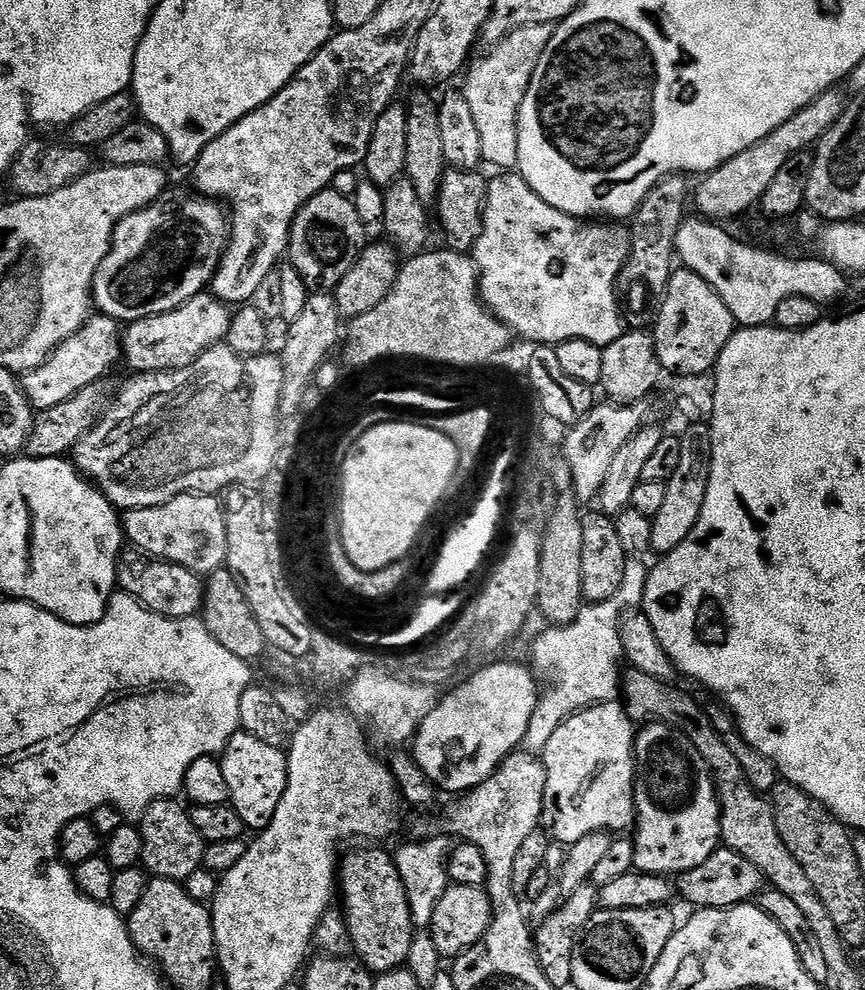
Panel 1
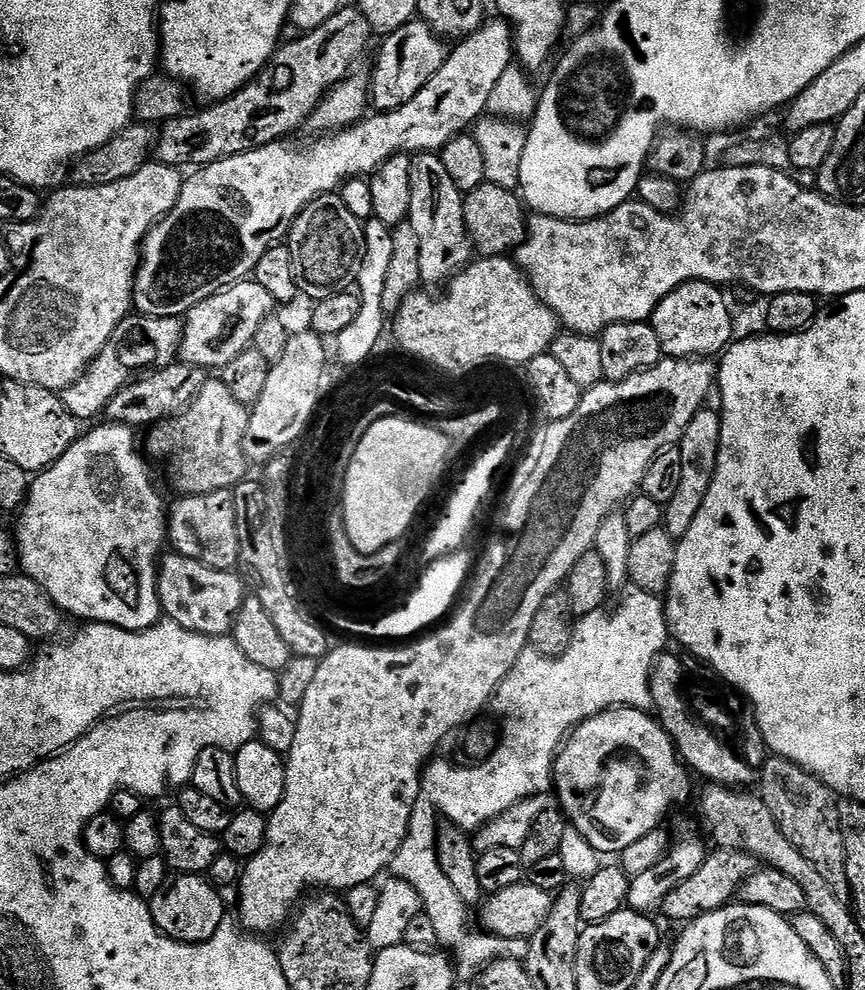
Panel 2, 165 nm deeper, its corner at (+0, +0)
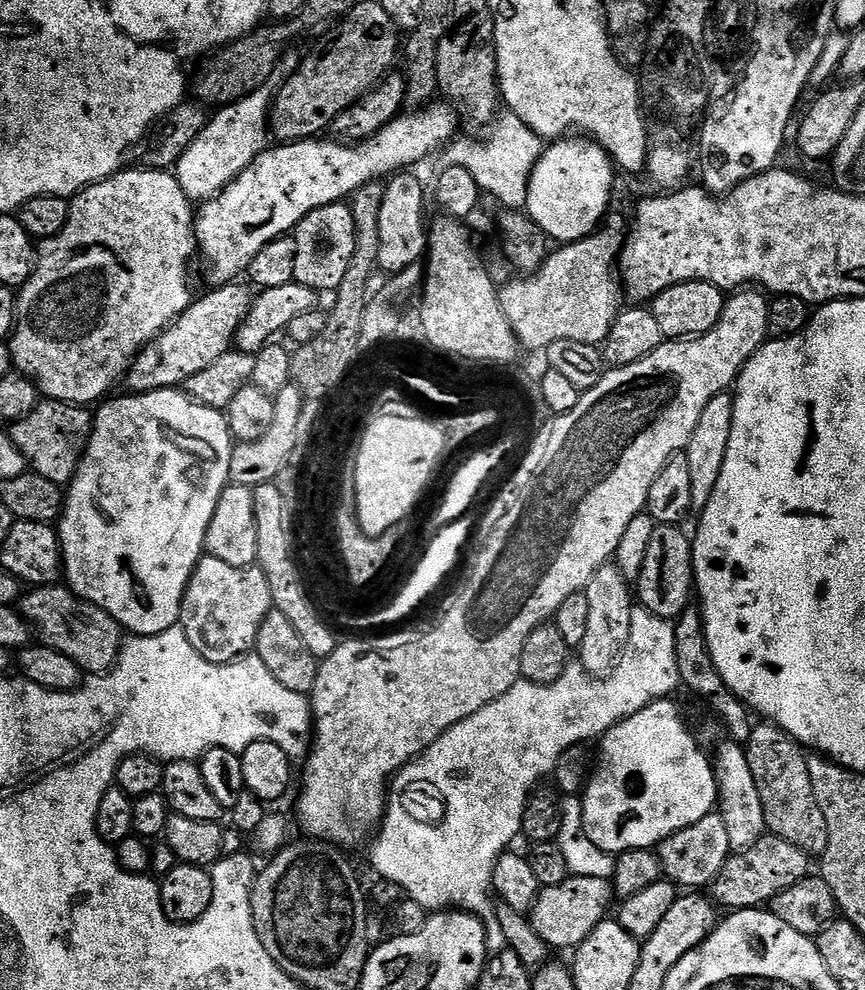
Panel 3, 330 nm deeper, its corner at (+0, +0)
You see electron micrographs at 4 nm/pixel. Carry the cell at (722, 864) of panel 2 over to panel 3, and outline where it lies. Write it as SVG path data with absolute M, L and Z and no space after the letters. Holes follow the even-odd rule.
M766 834L747 852L733 852L726 866L714 878L710 885L710 899L713 904L724 910L739 910L741 908L763 909L771 905L772 900L782 894L782 890L790 890L798 882L810 875L810 858L794 842L786 842L786 838Z

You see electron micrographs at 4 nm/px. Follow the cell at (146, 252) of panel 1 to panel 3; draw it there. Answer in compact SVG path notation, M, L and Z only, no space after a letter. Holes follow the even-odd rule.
M432 102L423 110L414 110L408 115L397 116L369 140L348 143L332 138L313 138L280 142L275 145L277 148L265 148L250 166L246 166L246 170L242 170L242 174L238 174L238 178L231 180L214 199L203 201L195 213L196 246L199 259L204 259L204 276L209 280L209 285L231 284L243 277L250 262L254 262L254 254L258 254L258 250L262 250L262 246L271 240L289 235L302 222L302 218L306 218L306 214L322 206L347 201L362 186L383 181L394 173L409 169L406 167L422 161L440 146L451 143L460 128L456 109L447 102Z

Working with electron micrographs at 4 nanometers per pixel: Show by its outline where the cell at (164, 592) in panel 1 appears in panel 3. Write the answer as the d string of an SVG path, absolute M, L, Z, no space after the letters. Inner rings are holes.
M207 554L201 556L194 566L180 603L179 627L183 628L190 646L206 662L215 664L229 664L231 660L239 660L255 649L258 630L268 612L273 611L272 595L268 575L259 566L243 568L242 566L229 566L222 562L222 558L214 558Z

